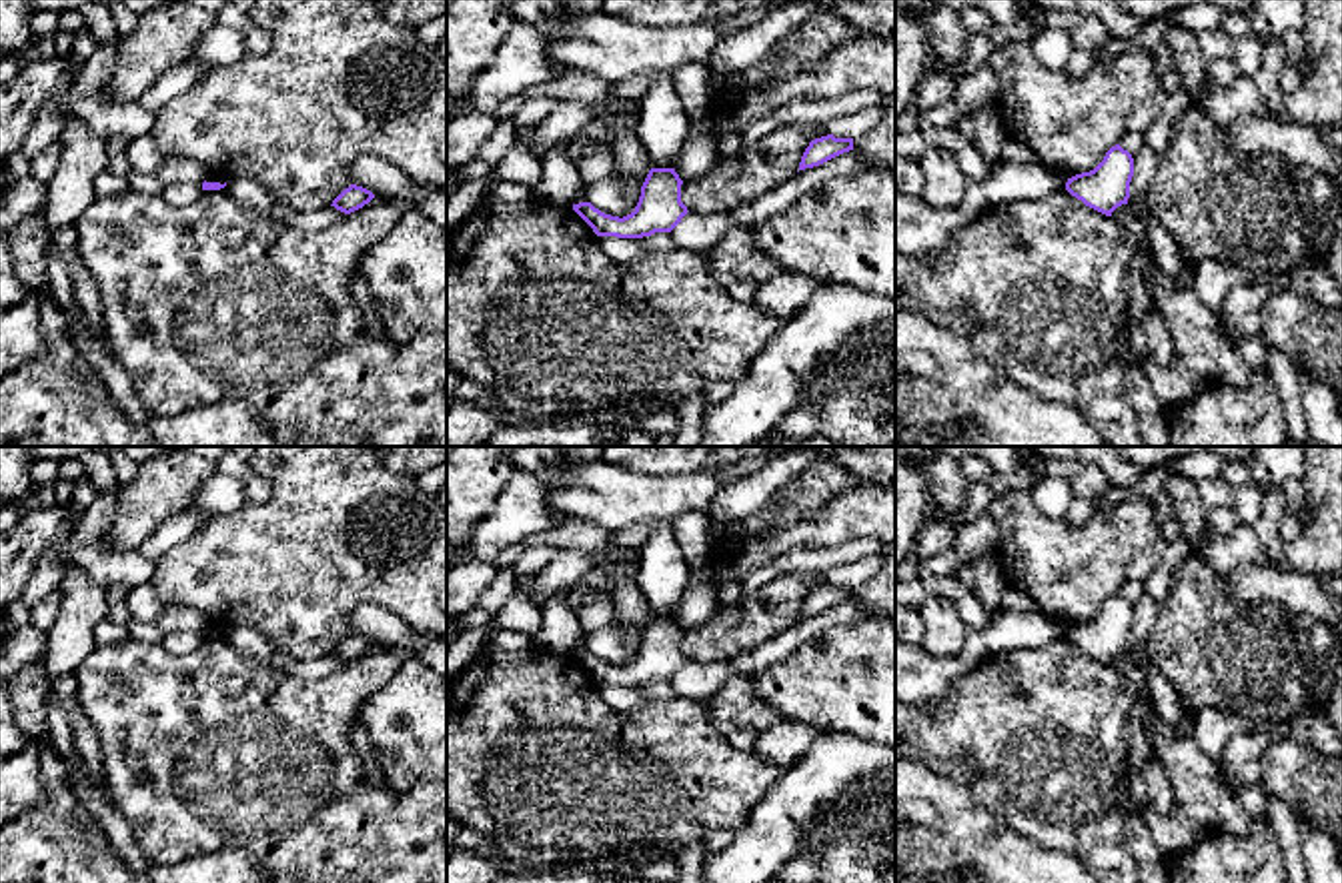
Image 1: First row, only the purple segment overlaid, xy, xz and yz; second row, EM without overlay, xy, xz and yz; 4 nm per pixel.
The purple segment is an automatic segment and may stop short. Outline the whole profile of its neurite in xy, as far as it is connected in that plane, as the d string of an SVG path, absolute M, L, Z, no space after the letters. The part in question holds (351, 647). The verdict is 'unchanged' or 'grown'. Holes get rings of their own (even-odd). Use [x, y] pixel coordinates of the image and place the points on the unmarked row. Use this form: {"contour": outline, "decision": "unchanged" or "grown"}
{"contour": "M363 603L353 611L351 635L345 637L330 655L351 663L375 645L405 647L411 651L411 657L447 677L447 639L425 637L397 615L371 603Z", "decision": "grown"}

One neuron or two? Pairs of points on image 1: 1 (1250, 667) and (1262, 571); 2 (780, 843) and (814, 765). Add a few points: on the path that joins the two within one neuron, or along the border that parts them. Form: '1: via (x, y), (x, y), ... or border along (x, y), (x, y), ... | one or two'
1: border along (1222, 575), (1234, 599), (1274, 601), (1290, 615) | two
2: via (780, 823), (788, 807), (810, 785) | one

